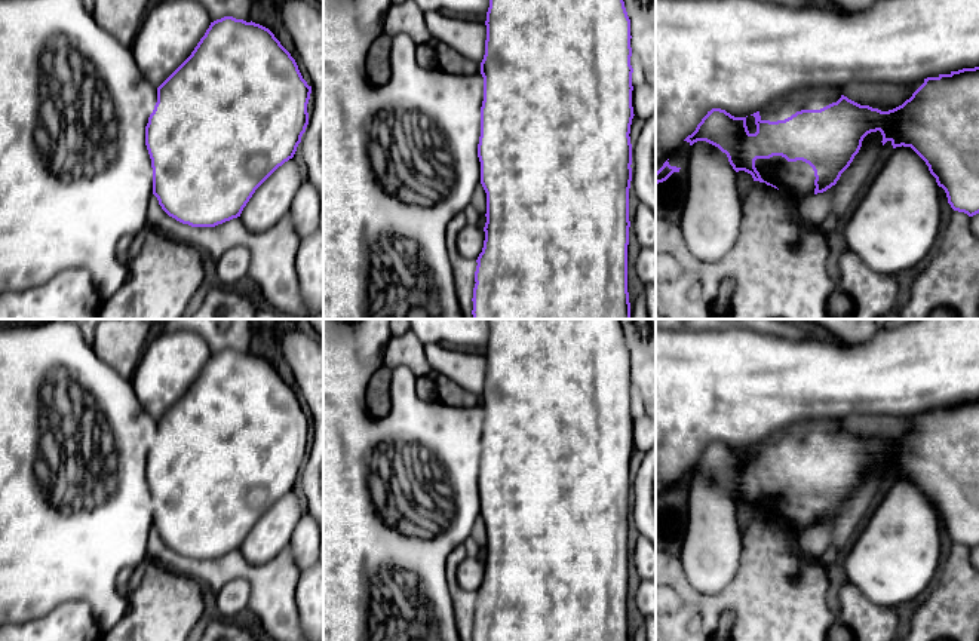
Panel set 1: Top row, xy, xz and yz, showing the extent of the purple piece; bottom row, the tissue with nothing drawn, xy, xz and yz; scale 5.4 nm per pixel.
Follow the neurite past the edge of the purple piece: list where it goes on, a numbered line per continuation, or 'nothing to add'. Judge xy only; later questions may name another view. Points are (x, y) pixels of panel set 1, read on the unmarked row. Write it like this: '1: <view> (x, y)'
nothing to add

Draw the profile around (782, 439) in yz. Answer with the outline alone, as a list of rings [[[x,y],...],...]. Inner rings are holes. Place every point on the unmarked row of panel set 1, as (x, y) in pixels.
[[[801,418],[774,432],[759,442],[761,453],[785,453],[801,442],[820,442],[837,435],[843,427],[843,420],[831,418]]]

